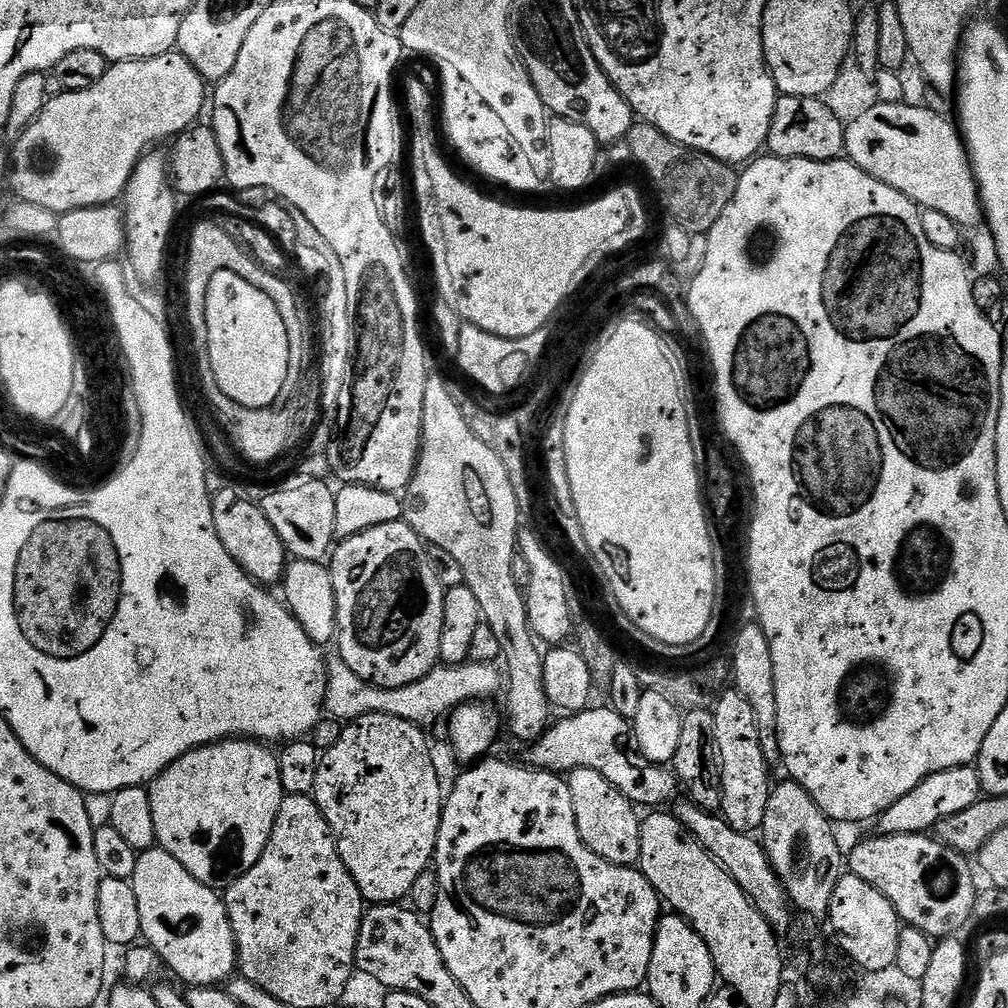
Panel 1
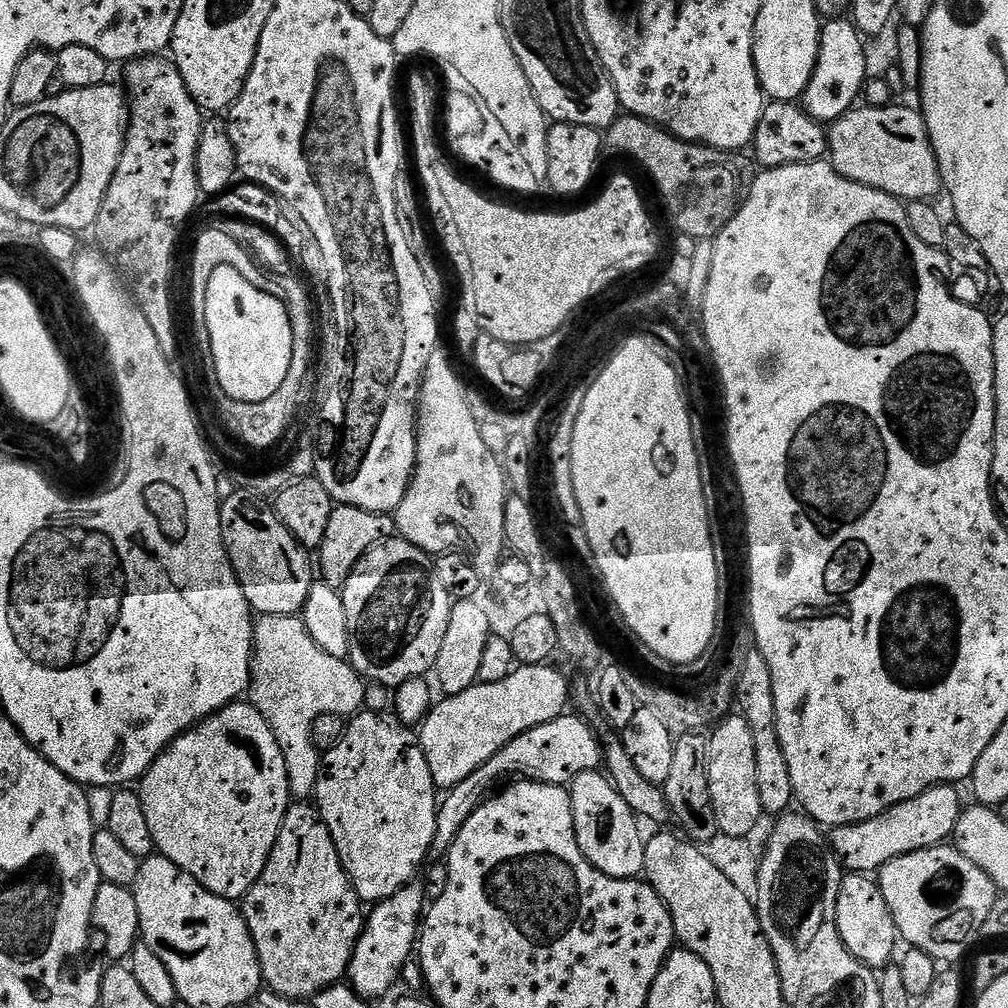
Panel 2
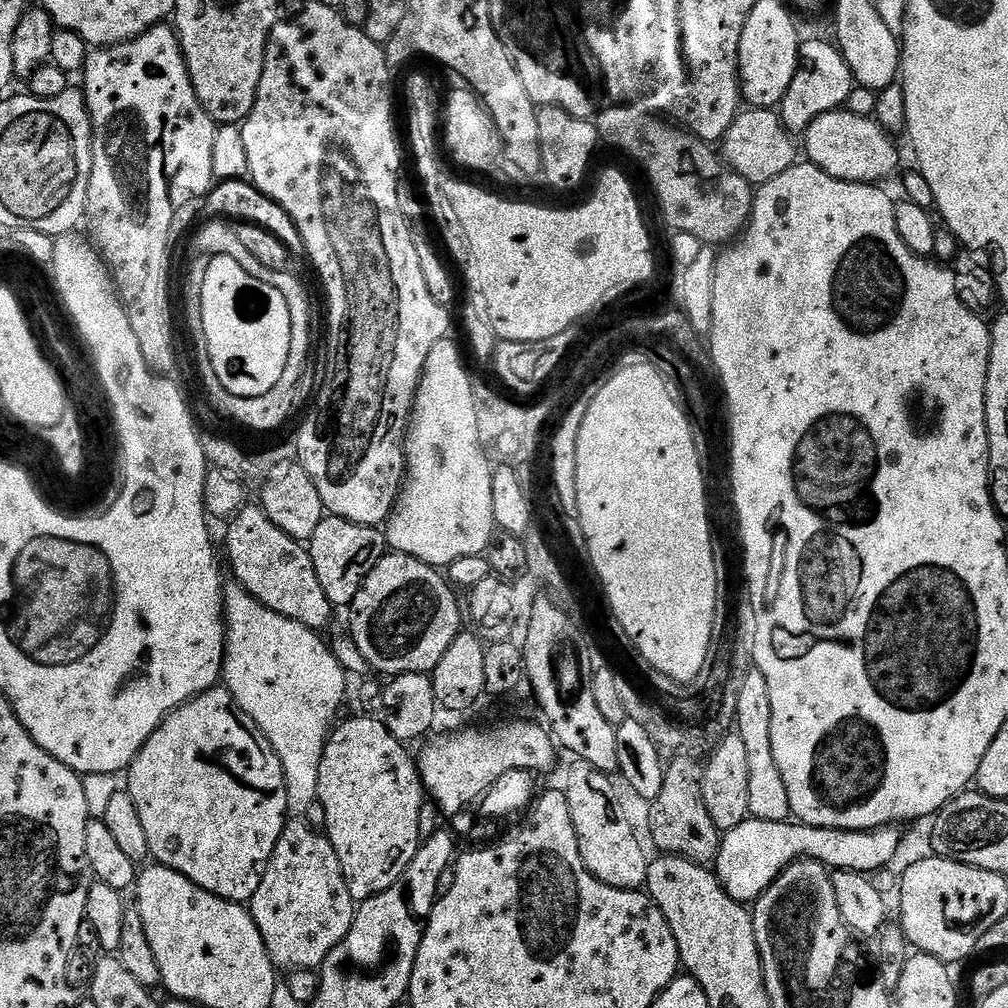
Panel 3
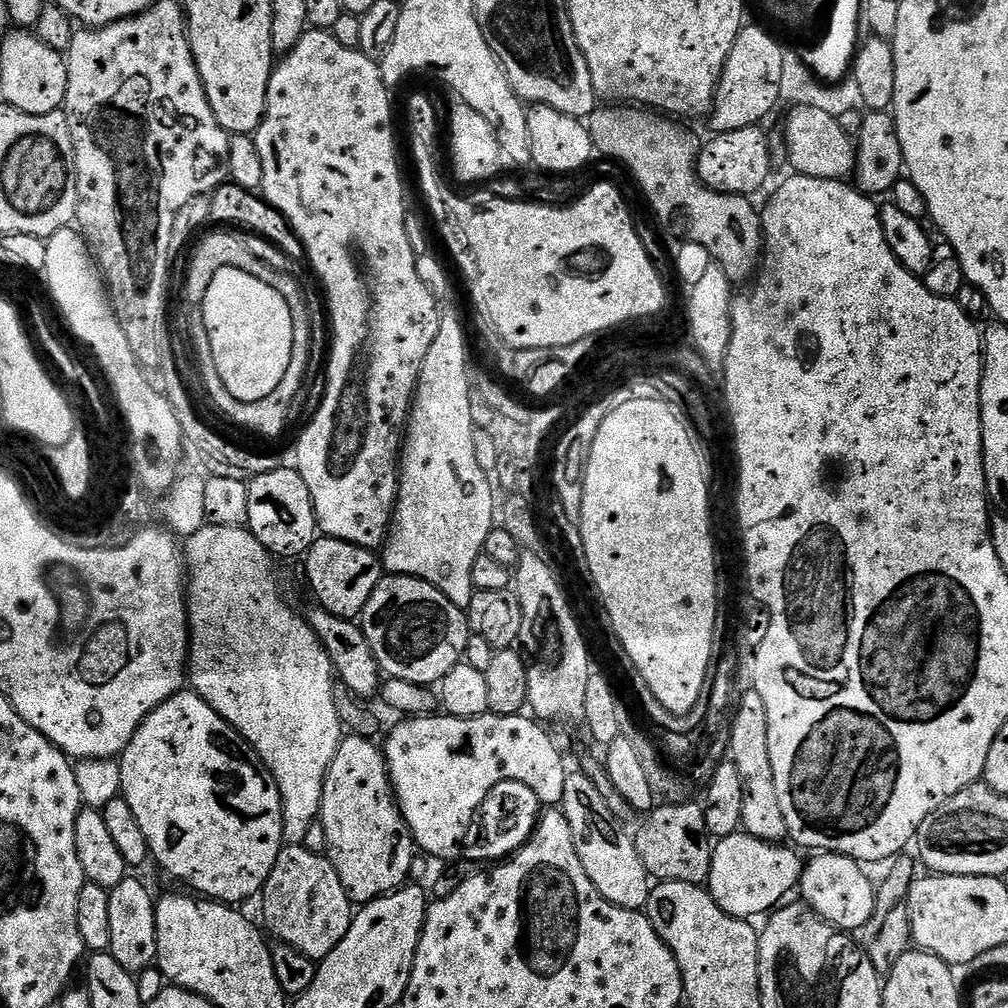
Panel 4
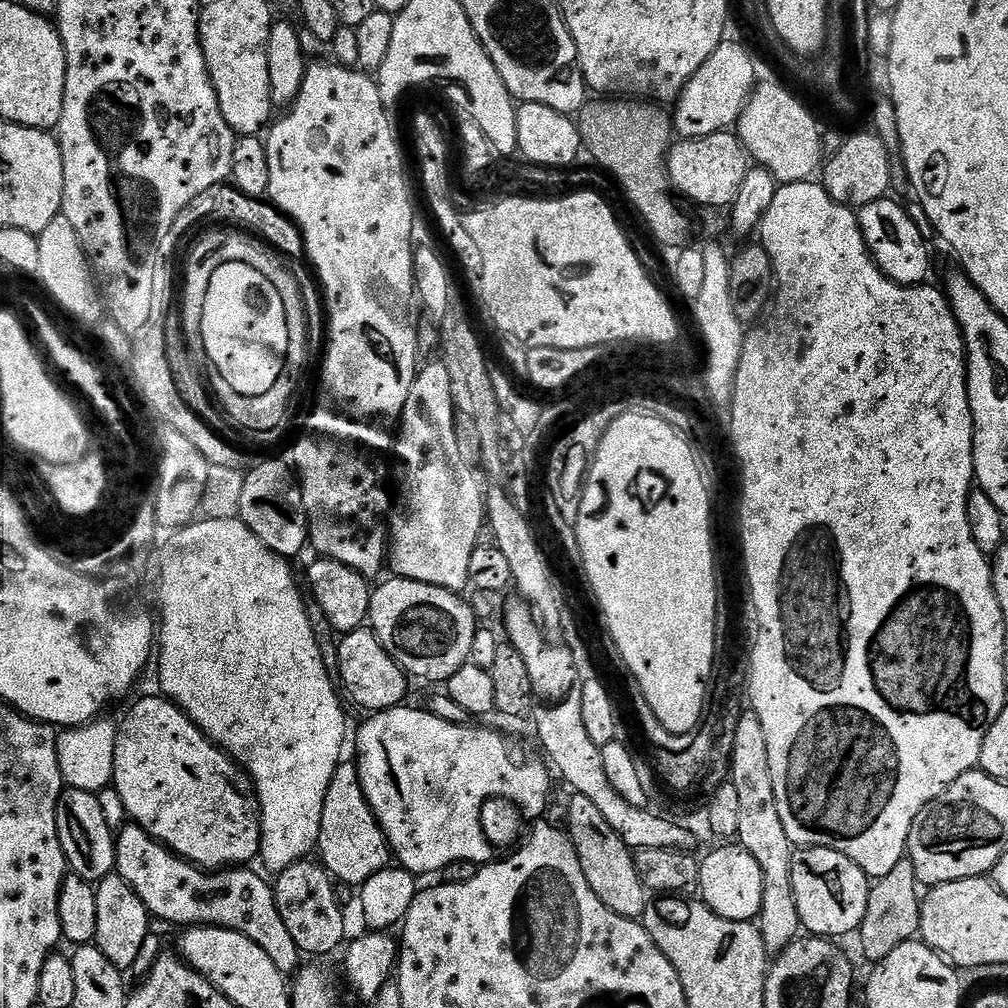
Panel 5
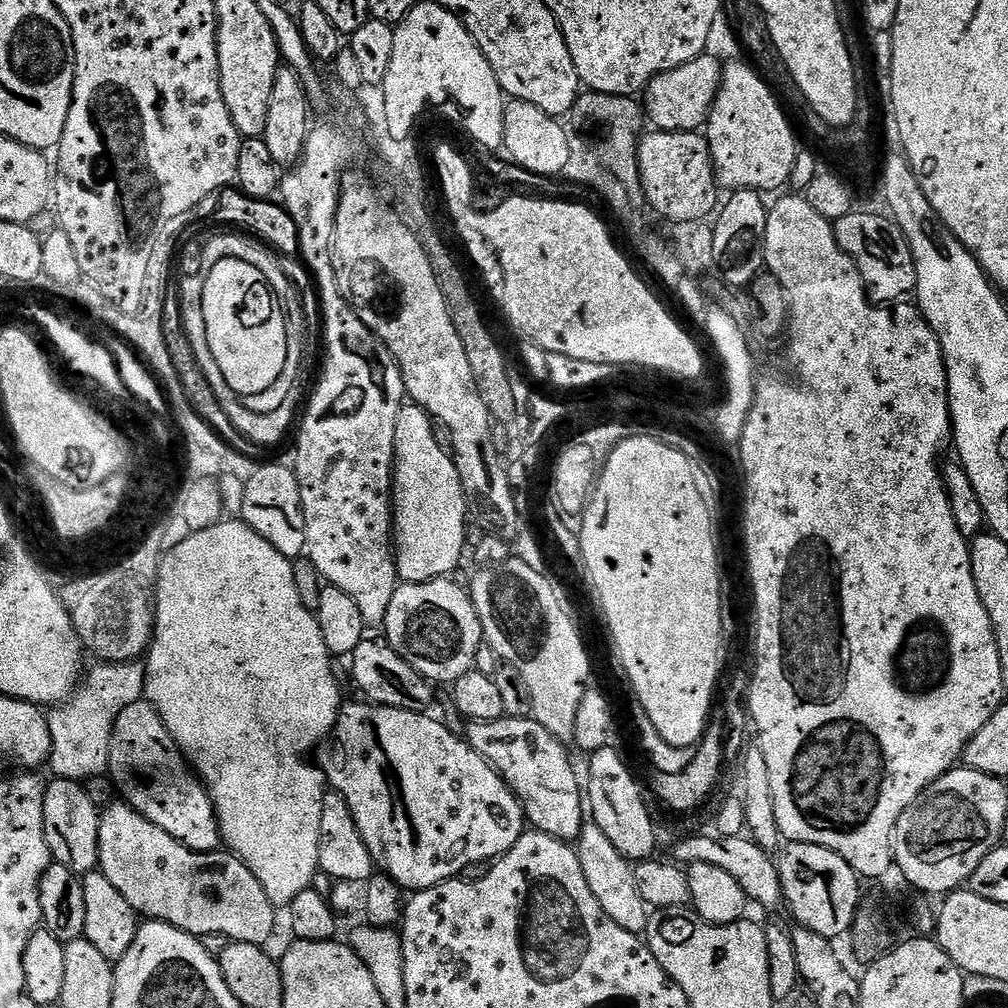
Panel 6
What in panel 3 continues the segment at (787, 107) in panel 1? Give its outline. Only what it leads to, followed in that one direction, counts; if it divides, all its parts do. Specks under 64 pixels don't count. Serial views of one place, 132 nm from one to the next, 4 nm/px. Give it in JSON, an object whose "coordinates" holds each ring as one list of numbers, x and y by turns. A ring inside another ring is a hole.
{"coordinates":[[753,108,741,111,736,117,735,124,732,129,724,135,722,141,722,159,733,172,739,174,742,178,746,178,749,184,759,186,770,182,774,178,778,178,778,174,786,174,786,170,790,170,792,165,797,163,796,148,798,152,798,144,794,137,784,128,783,122,780,120,779,111,771,108]]}

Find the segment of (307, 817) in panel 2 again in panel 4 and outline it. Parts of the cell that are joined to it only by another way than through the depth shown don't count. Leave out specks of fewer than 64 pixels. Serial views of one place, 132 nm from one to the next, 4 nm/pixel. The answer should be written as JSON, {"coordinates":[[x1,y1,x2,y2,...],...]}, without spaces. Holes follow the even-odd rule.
{"coordinates":[[292,842,281,848,278,862,274,862,274,870,270,870,270,878,266,878,262,889,264,920,268,923,267,931,272,931,279,943,289,944,319,962,346,938,346,930,352,925,354,905,327,855,320,853,319,856,304,847,308,846]]}

